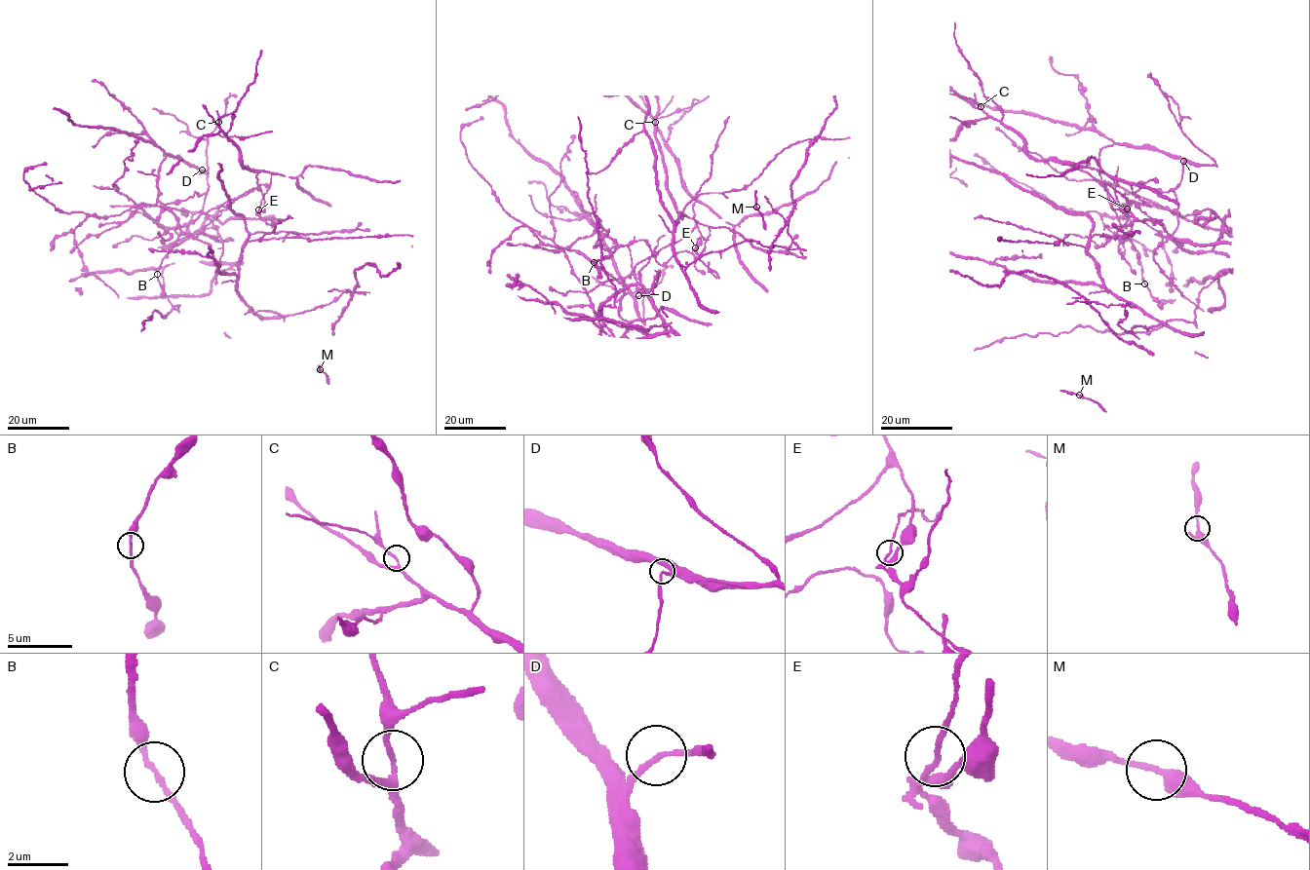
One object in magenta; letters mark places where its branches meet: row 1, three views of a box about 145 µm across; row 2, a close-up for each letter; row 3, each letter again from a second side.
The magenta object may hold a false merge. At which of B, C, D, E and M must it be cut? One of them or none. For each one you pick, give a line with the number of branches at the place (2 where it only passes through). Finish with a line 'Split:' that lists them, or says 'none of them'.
Split: none of them

